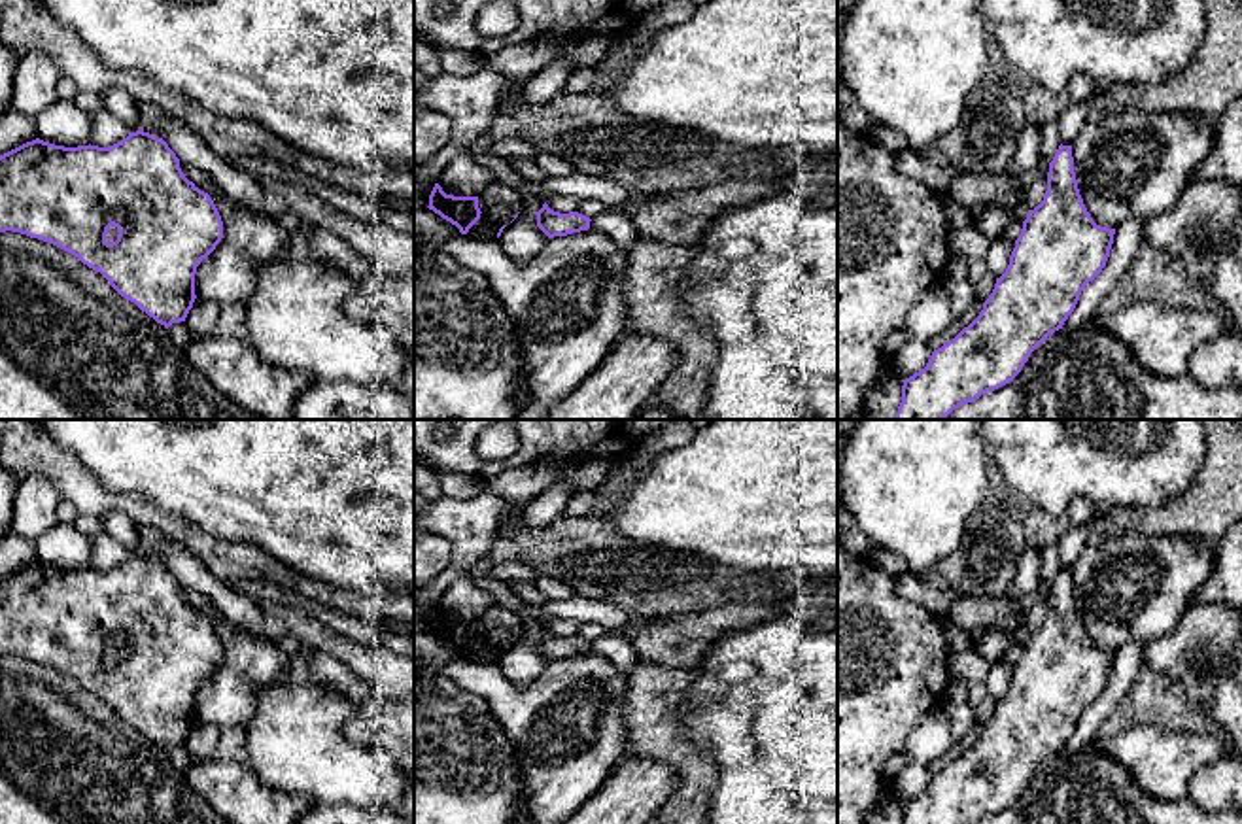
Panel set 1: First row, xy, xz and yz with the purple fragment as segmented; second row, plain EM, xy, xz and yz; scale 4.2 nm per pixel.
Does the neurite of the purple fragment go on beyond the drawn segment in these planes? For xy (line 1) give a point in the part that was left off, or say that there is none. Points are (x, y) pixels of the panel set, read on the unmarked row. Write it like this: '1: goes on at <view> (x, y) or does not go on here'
1: does not go on here

